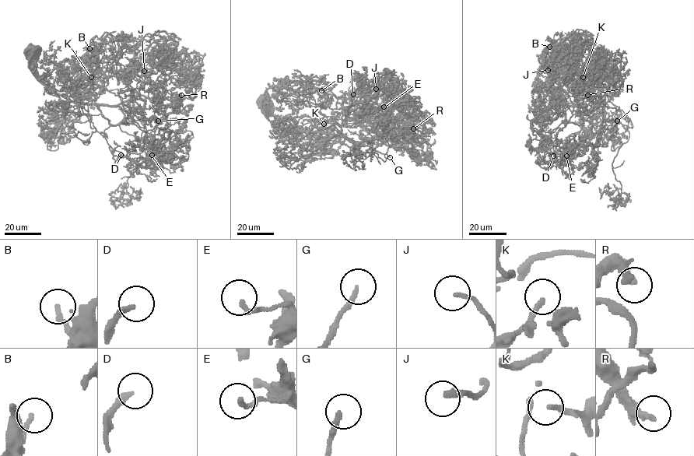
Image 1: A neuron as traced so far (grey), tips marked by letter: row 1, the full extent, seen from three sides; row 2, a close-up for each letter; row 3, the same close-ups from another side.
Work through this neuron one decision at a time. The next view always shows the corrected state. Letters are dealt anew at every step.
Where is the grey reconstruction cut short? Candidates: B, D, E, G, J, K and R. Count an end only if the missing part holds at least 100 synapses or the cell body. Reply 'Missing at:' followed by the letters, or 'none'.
Missing at: G, J

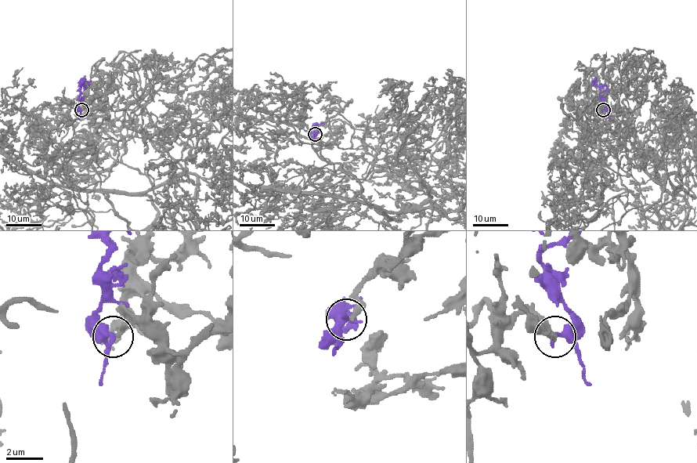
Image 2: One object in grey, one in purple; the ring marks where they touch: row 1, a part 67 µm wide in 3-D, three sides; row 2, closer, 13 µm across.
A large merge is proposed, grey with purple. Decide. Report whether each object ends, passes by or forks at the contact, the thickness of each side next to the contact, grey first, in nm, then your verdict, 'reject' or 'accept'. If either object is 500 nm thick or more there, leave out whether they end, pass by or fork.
grey ends there; purple ends there; 240 nm thick on the grey side, 360 nm on the other; accept

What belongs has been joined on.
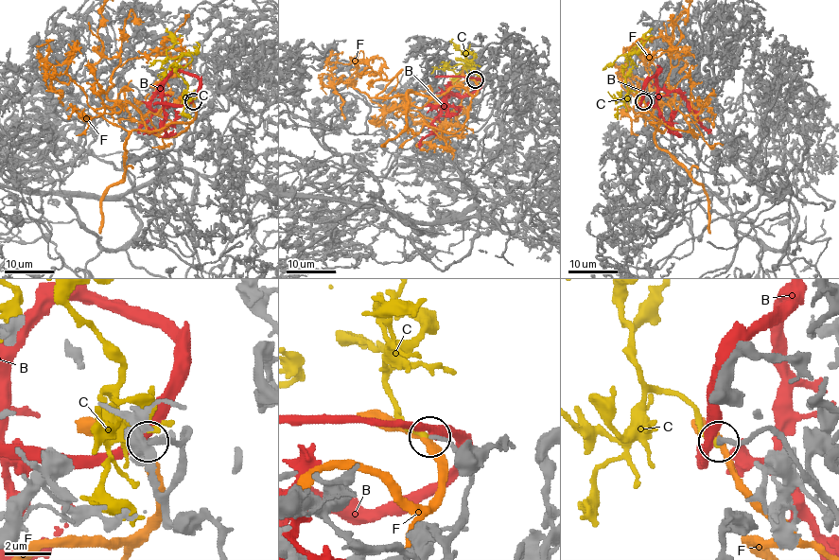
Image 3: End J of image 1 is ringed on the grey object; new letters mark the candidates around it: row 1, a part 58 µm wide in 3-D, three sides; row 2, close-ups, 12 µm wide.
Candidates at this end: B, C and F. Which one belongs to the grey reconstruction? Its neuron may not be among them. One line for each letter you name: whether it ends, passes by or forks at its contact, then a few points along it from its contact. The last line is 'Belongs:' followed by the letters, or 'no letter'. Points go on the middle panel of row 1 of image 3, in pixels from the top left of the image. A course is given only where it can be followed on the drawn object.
C: It ends there
Belongs: C

